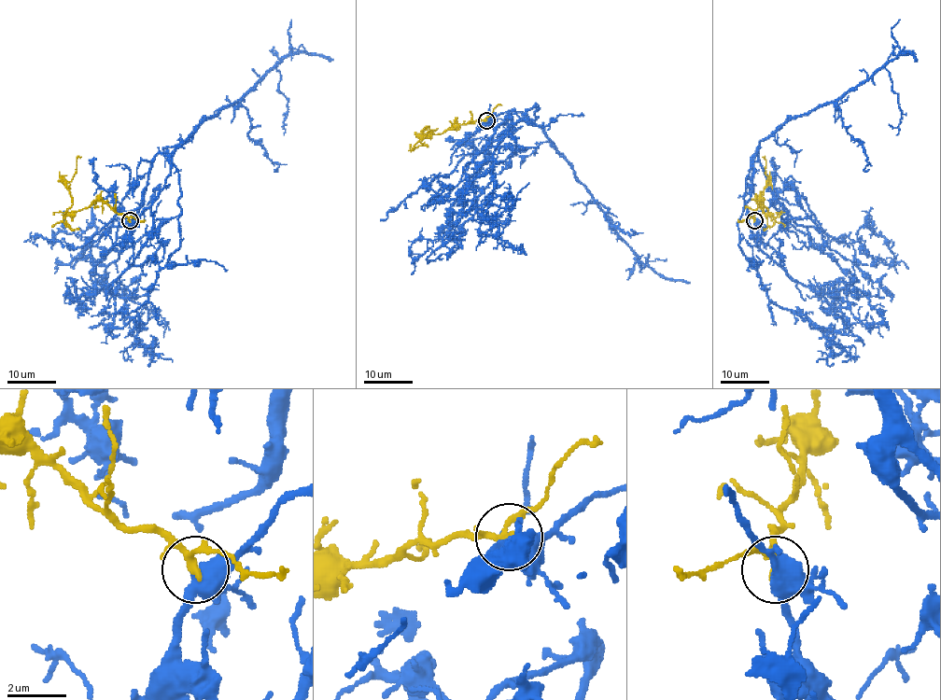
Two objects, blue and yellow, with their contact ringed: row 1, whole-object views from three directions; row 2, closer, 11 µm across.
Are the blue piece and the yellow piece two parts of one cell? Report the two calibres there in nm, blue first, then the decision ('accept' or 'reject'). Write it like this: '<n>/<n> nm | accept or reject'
460/190 nm | accept

